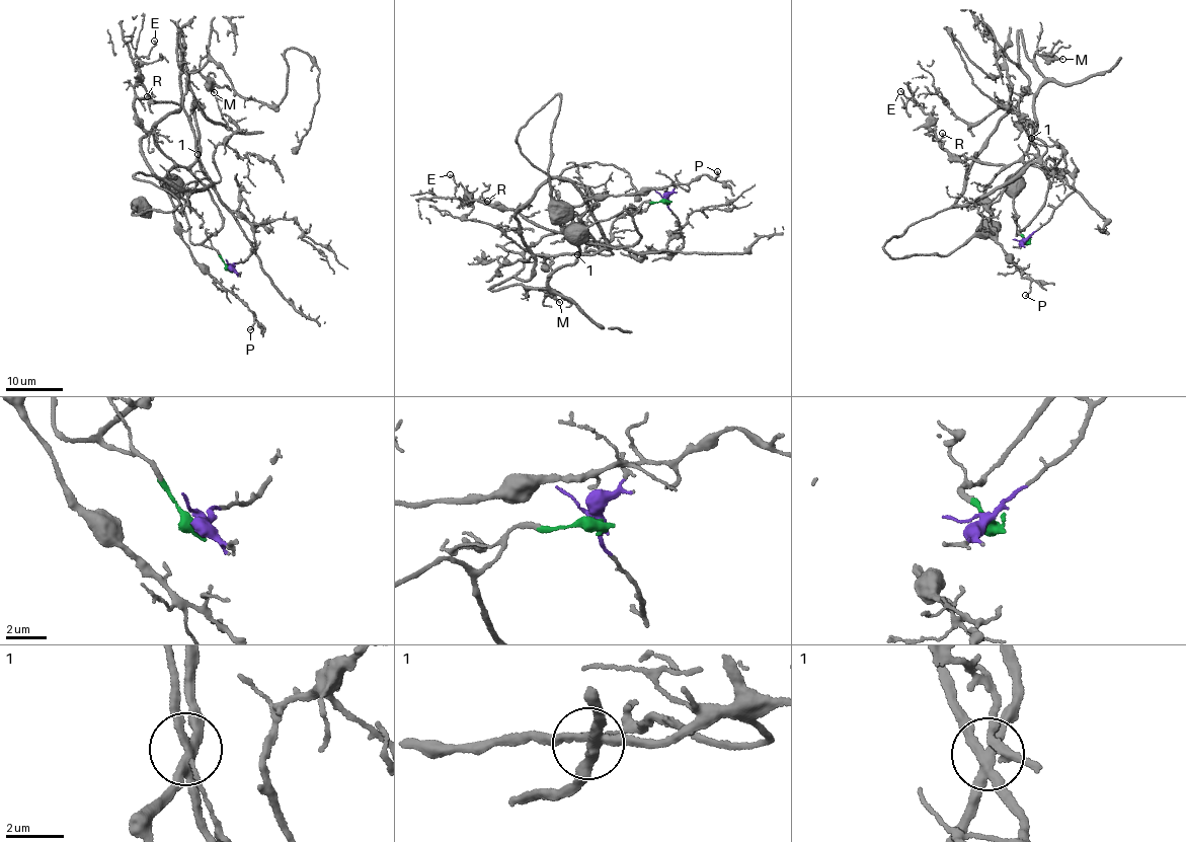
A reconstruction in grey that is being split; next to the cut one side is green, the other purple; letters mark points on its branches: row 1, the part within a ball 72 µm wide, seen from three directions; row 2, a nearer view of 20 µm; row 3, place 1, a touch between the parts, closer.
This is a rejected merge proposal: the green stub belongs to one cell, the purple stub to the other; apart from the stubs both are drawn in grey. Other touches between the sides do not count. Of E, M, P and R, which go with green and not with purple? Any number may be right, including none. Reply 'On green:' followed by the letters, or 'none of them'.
On green: E, M, P, R

